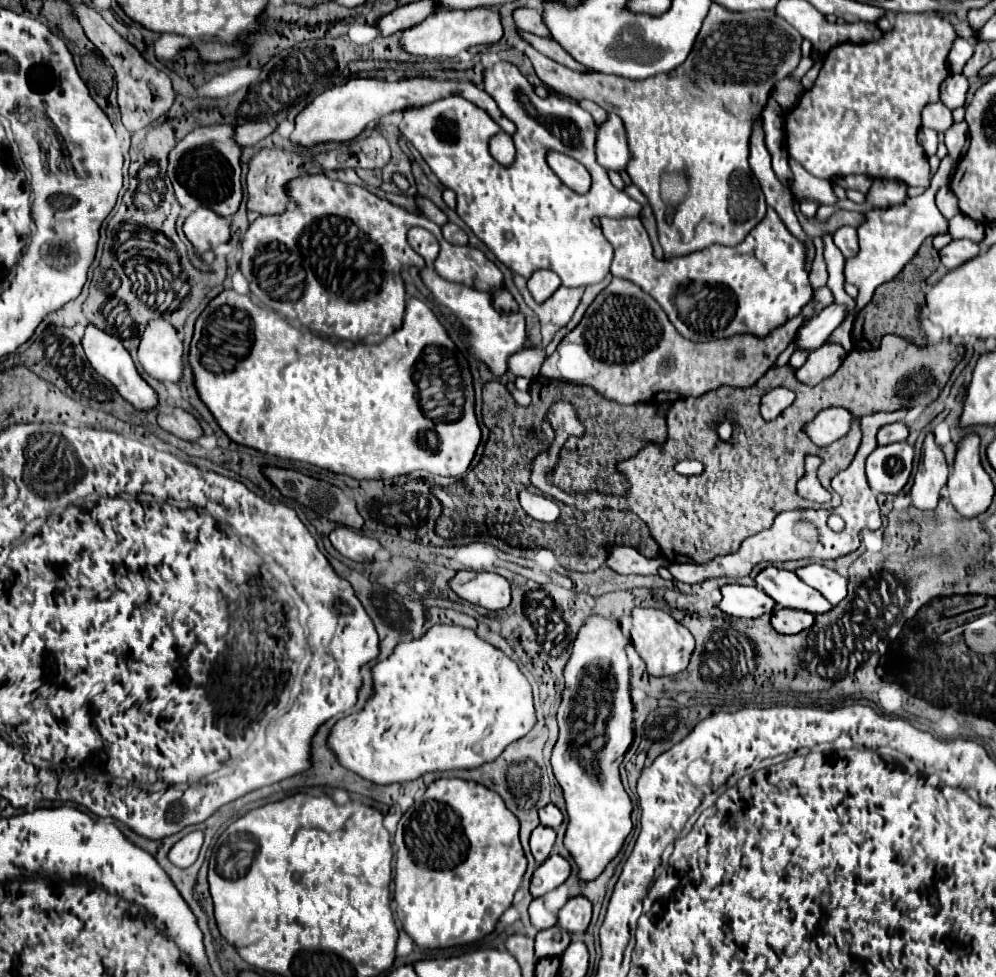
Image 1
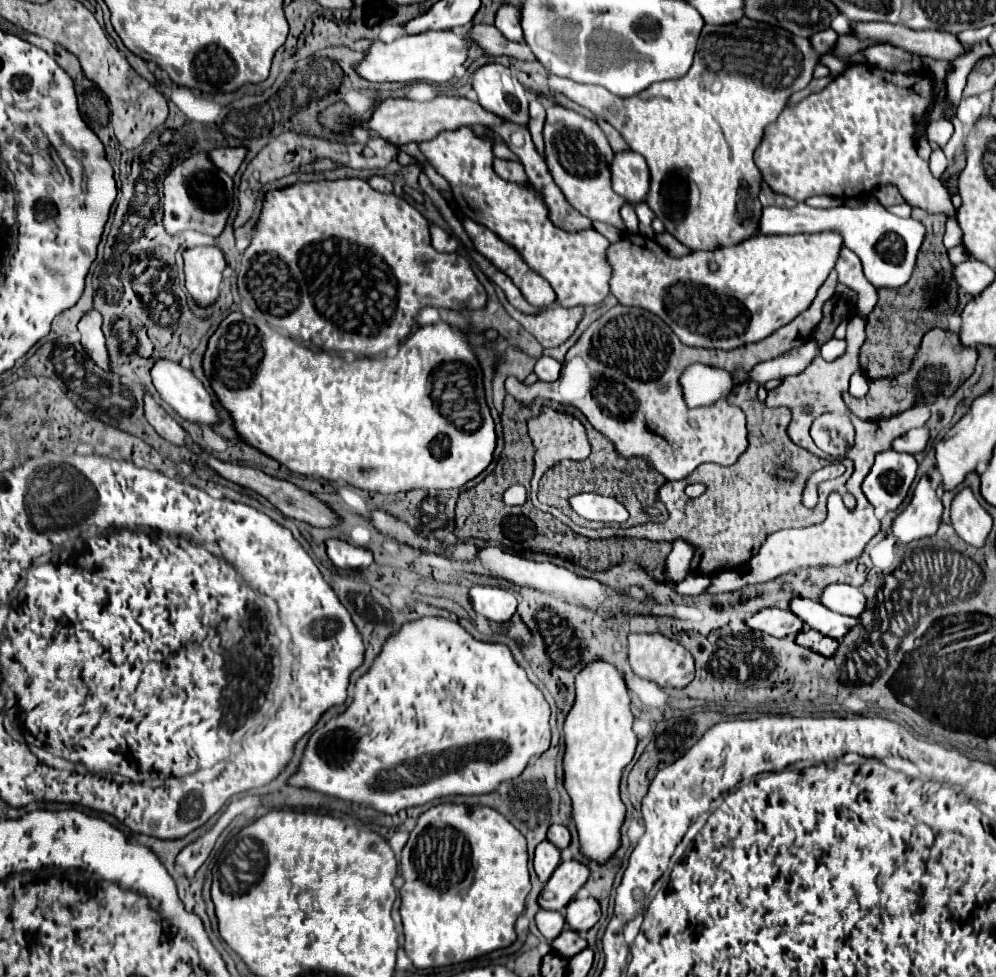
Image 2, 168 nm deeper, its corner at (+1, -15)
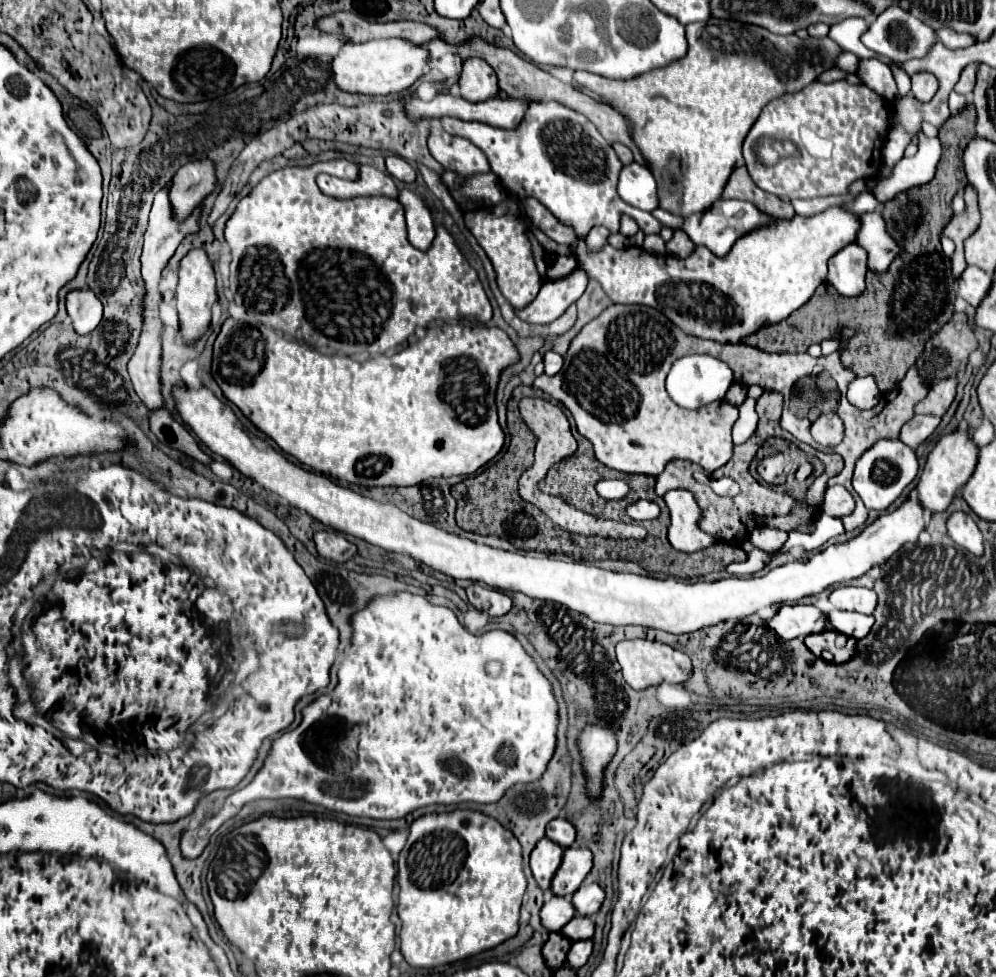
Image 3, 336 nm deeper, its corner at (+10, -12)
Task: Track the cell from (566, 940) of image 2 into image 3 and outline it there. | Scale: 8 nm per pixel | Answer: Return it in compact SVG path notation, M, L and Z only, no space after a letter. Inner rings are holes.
M576 915L572 921L568 921L562 927L562 935L566 935L570 941L578 941L578 939L592 939L594 935L594 919L592 917L582 917Z

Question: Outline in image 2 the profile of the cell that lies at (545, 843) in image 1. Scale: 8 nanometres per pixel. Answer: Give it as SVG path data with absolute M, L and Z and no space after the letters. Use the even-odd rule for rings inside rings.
M543 840L543 844L537 844L537 848L535 848L535 872L537 872L541 882L549 880L549 876L557 868L557 864L559 864L559 850L547 840Z

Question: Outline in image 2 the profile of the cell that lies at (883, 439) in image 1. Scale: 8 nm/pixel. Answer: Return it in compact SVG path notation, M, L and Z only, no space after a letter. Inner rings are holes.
M915 428L903 436L899 436L893 442L893 450L895 452L907 452L907 454L917 454L925 448L929 440L929 430L927 428Z

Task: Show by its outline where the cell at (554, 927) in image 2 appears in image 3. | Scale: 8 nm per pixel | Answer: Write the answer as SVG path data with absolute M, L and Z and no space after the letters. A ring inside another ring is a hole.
M552 895L540 909L542 925L548 931L560 931L574 915L576 915L576 907L572 905L572 897Z

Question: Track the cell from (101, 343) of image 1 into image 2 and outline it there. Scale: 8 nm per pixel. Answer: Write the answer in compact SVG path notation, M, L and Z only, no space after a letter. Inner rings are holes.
M95 310L87 312L79 322L79 332L81 332L81 346L87 352L87 356L93 360L93 364L105 372L111 372L111 364L109 364L111 360L105 348L105 336L101 332L99 312Z

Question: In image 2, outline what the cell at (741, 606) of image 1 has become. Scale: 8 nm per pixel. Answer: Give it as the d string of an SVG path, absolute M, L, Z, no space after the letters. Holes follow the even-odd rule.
M763 608L757 614L745 618L745 624L751 630L759 630L759 632L765 632L769 636L779 636L779 638L787 634L797 634L803 626L803 622L795 614L787 610L779 610L779 608Z

